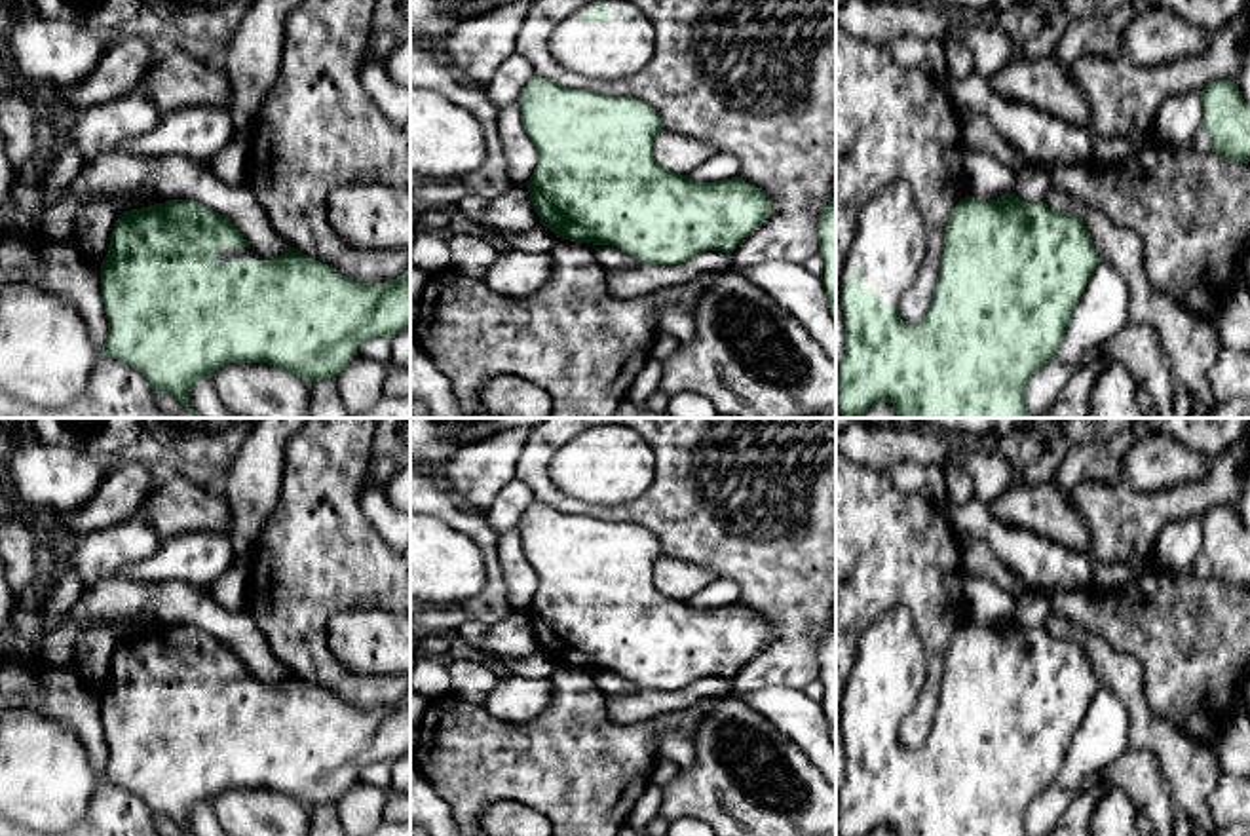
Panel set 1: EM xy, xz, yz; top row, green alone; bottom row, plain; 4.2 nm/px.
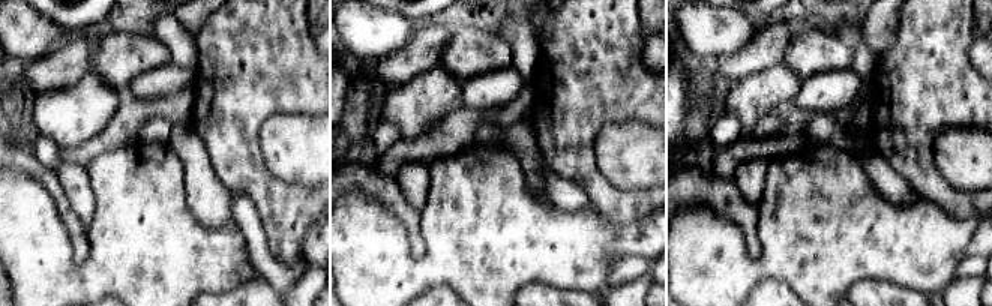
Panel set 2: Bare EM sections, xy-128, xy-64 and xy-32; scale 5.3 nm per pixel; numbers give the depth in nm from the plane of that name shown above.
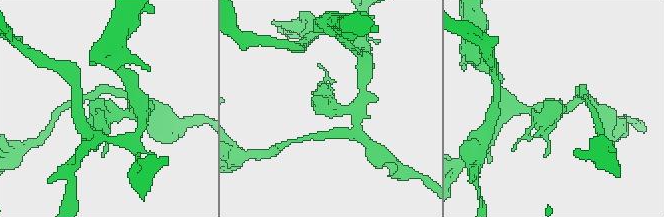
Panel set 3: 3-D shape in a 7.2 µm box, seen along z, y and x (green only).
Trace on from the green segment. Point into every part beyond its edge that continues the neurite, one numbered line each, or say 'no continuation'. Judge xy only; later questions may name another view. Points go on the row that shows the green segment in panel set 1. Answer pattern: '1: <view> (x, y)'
1: xy (227, 253)

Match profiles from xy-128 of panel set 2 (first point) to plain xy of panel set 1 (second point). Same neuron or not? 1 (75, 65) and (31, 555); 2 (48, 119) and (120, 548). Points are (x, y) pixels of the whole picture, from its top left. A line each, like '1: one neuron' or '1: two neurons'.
1: two neurons
2: one neuron

